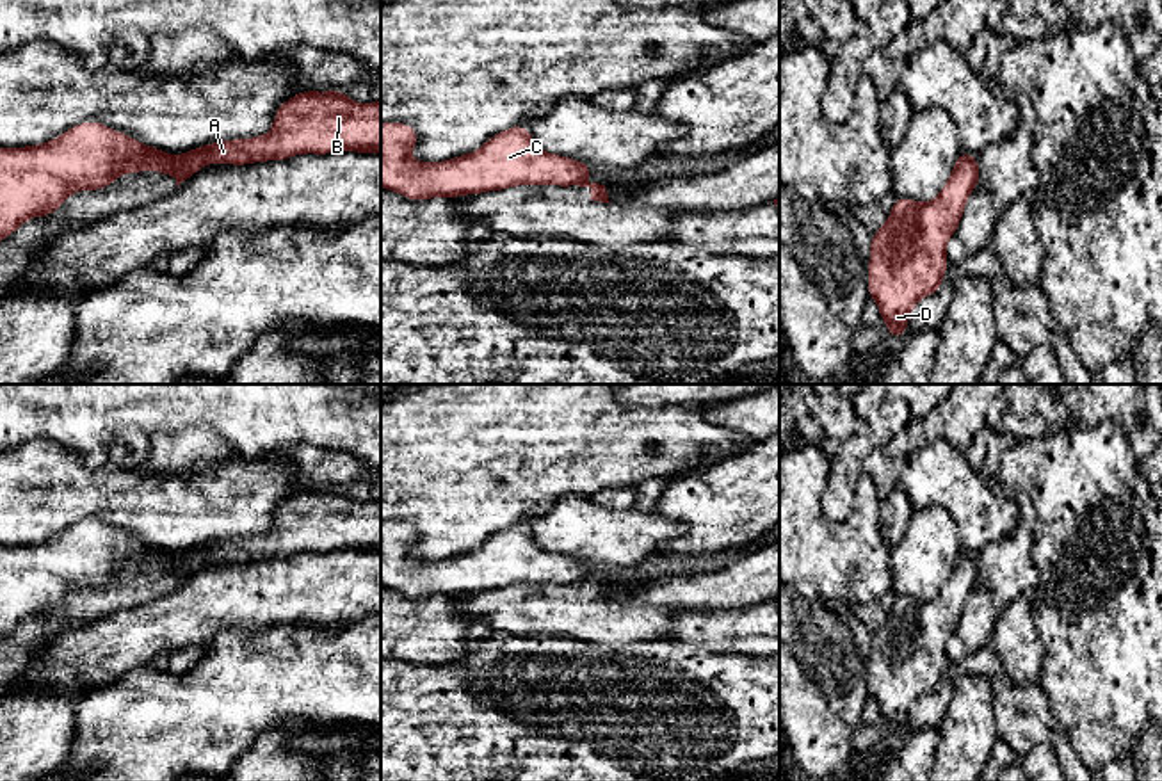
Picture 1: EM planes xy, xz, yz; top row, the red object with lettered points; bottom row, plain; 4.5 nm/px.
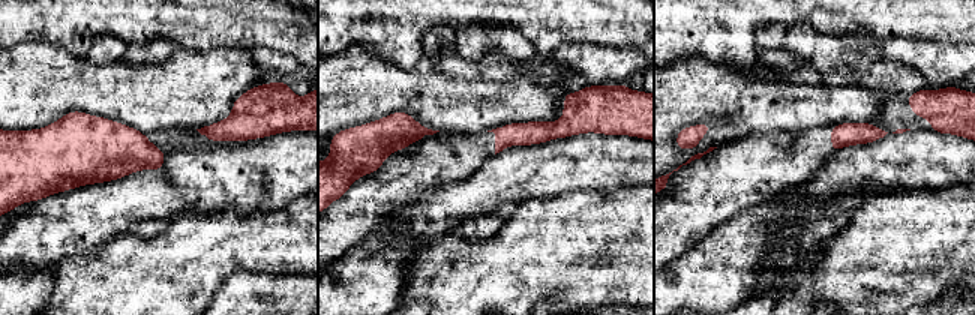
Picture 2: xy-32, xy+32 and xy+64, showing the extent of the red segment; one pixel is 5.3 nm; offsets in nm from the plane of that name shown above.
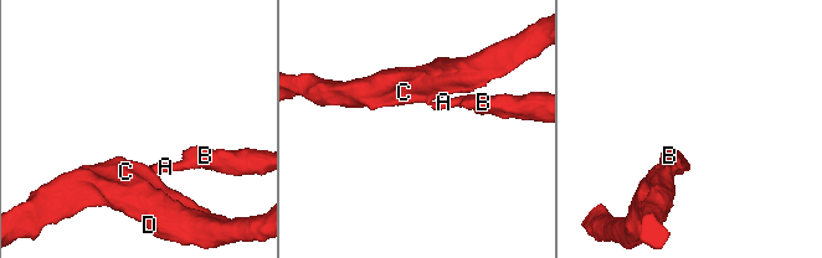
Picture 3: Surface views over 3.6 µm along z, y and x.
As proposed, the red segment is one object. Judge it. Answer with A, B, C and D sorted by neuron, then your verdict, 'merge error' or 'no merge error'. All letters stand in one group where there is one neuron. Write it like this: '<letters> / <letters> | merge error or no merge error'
A B / C D | merge error

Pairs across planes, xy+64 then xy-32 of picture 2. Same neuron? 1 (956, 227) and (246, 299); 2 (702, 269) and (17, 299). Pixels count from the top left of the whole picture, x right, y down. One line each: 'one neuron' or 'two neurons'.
1: two neurons
2: one neuron

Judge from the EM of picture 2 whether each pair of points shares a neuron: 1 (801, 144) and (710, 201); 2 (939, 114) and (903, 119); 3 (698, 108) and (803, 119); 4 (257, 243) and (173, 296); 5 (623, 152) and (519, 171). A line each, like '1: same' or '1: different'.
1: same
2: same
3: same
4: same
5: same

